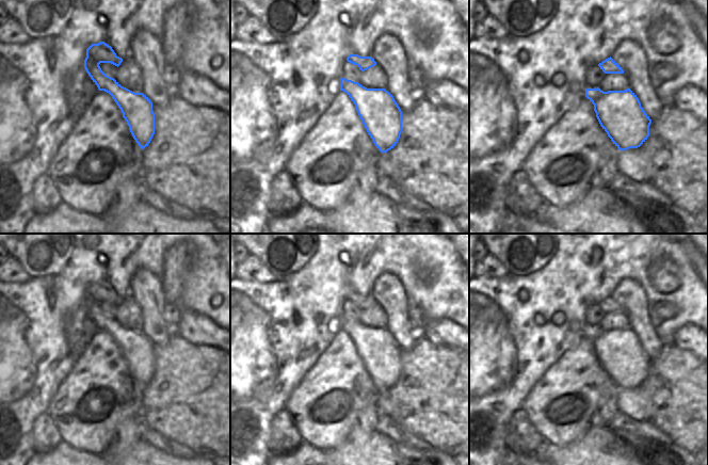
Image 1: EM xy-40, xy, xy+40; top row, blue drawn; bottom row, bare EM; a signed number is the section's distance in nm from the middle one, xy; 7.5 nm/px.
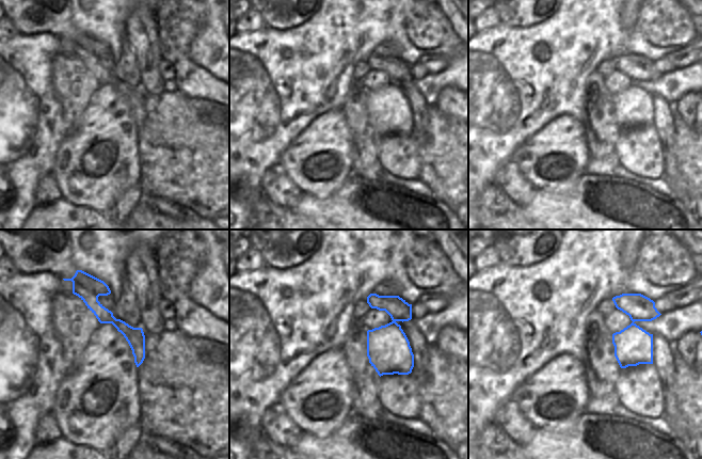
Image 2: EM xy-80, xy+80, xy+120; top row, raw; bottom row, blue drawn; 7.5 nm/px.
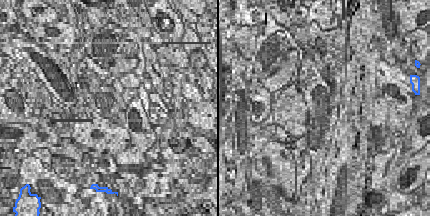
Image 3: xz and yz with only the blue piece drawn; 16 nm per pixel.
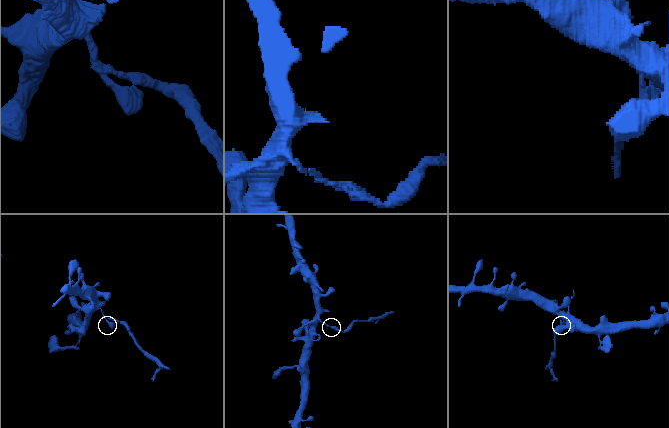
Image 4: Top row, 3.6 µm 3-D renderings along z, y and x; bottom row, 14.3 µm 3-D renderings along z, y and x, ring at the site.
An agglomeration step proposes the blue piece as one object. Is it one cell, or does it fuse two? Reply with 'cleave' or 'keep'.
cleave

